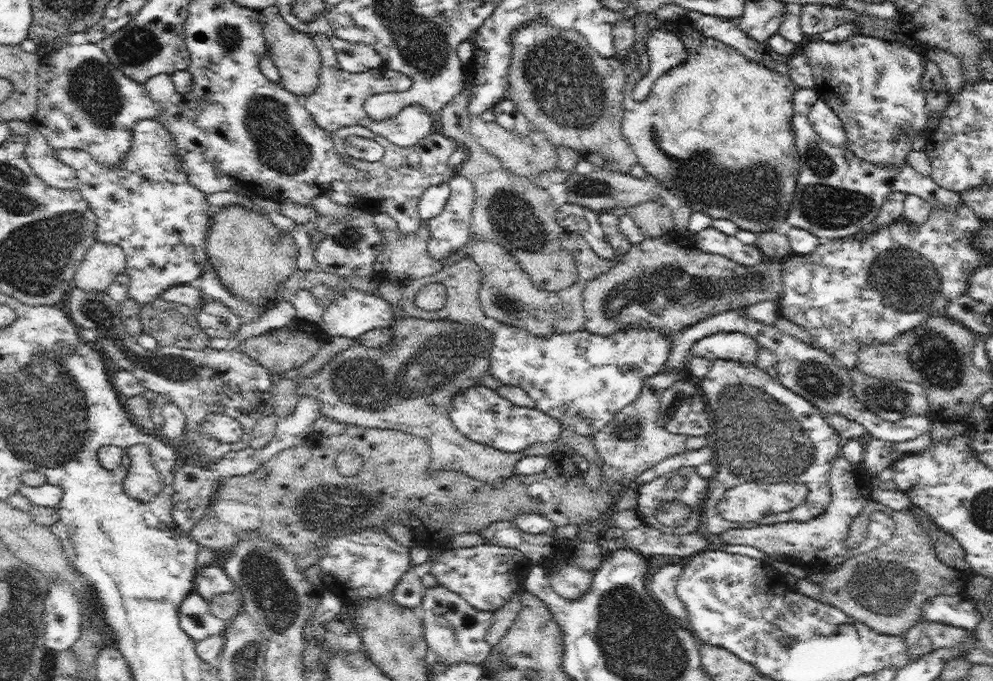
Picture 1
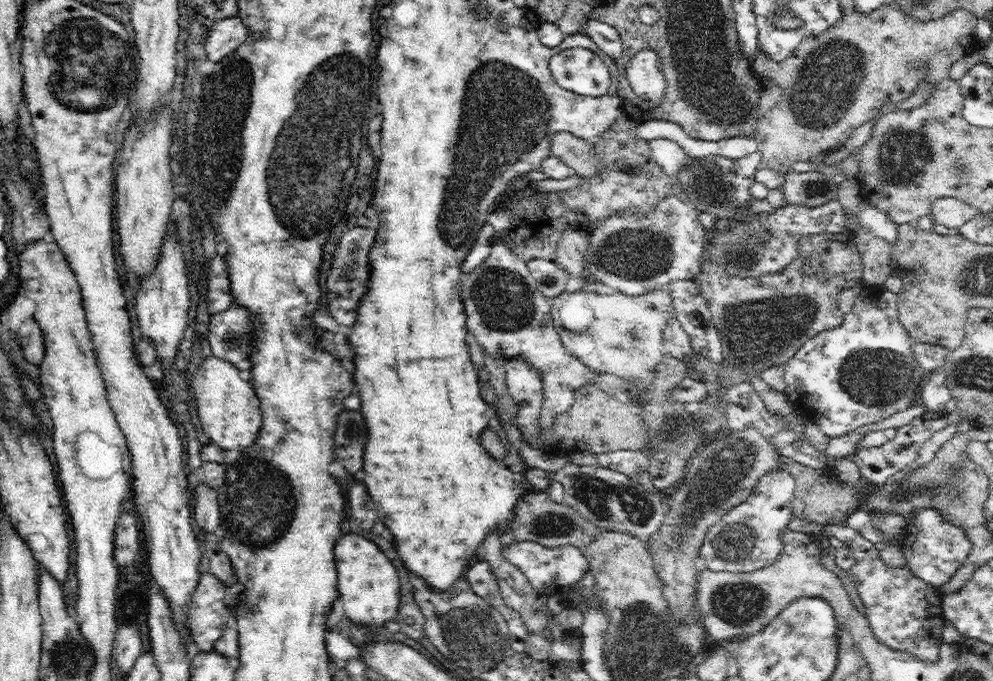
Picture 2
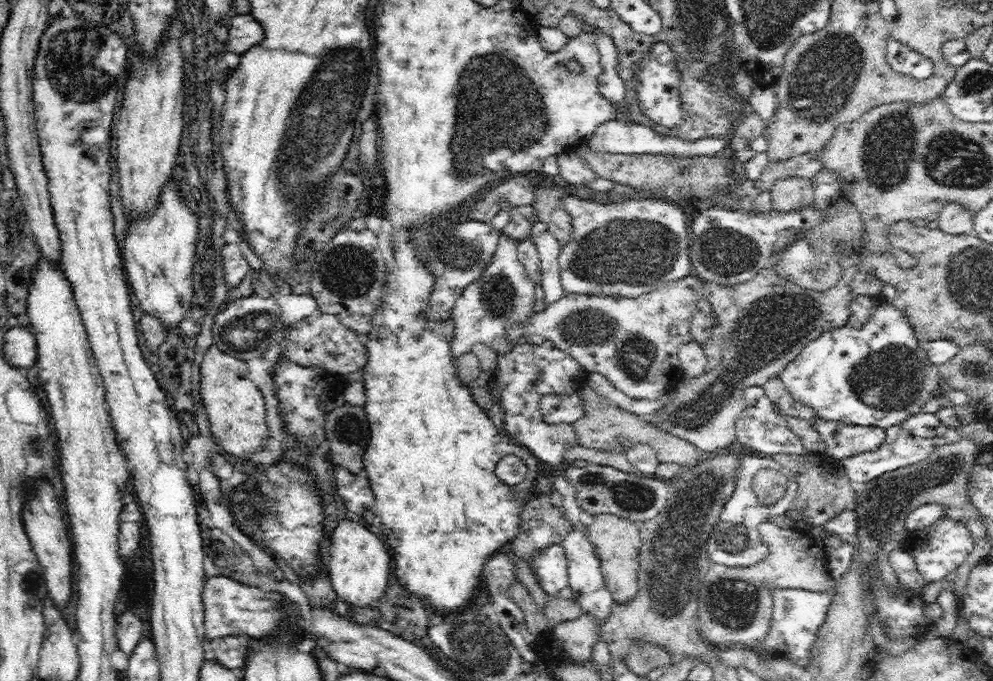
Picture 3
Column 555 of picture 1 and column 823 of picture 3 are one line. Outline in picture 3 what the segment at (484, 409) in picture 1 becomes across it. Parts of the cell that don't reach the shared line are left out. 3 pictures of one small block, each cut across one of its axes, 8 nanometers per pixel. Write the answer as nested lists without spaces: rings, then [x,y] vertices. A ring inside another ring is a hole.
[[[818,416],[811,421],[825,442],[824,452],[836,460],[878,450],[885,439],[885,428],[849,425]]]

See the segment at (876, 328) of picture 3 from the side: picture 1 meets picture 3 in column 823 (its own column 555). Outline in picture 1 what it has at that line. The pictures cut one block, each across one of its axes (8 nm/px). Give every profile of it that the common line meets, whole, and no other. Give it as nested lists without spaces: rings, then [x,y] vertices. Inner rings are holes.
[[[498,323],[492,331],[492,352],[490,354],[489,374],[501,385],[518,386],[536,402],[536,408],[558,419],[560,424],[573,426],[577,433],[592,437],[608,424],[619,410],[636,400],[645,381],[665,371],[670,357],[672,337],[660,330],[630,328],[610,336],[602,336],[580,330],[552,336],[532,336],[524,328]]]

